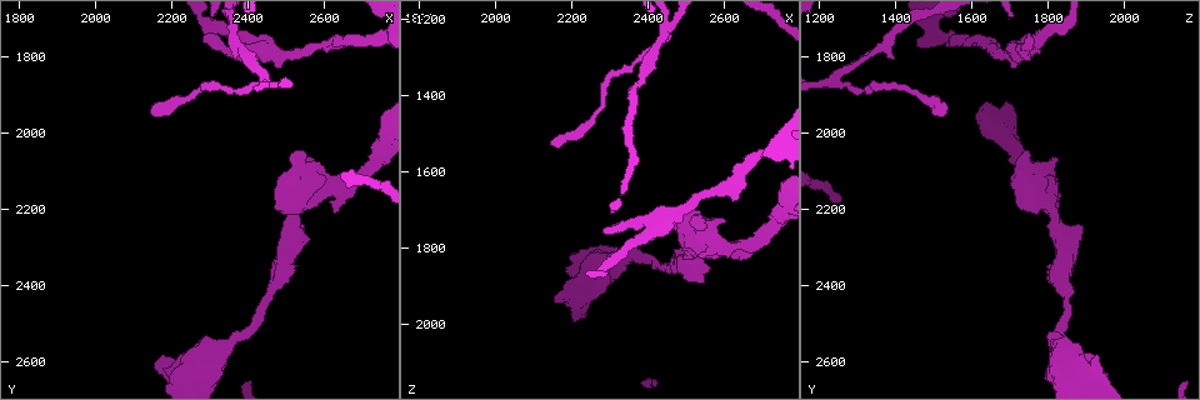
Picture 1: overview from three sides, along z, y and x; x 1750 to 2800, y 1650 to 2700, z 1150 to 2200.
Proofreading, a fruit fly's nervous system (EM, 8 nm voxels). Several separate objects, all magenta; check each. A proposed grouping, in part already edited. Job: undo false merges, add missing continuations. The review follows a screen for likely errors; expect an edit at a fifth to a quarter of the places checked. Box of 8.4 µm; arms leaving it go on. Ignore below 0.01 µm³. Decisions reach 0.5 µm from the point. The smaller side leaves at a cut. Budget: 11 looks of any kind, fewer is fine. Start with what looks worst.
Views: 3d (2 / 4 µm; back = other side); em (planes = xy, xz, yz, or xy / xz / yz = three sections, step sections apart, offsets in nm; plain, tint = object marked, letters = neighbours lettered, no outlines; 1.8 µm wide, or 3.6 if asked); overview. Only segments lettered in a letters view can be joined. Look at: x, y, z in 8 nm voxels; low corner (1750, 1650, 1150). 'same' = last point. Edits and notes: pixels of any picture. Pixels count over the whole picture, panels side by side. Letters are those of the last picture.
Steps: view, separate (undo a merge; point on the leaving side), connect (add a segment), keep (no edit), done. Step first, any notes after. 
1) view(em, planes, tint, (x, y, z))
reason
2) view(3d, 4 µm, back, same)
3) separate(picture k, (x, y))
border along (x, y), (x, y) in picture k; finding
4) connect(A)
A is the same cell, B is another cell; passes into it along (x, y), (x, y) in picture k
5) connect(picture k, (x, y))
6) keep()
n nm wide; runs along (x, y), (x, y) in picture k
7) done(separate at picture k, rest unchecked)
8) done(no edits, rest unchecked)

view(3d, 4 µm, (2285, 1745, 1755))
free end

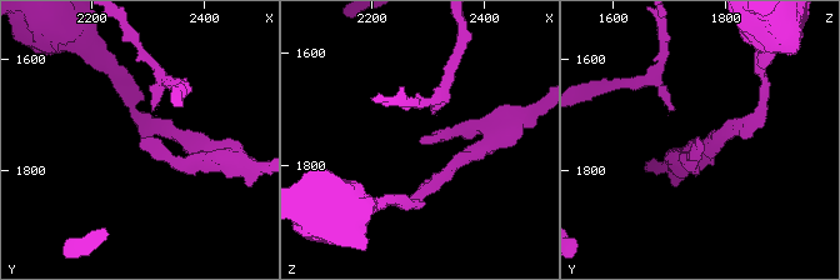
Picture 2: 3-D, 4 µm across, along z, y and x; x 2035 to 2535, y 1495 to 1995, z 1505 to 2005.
view(em, xy, step 4, tint, (2290, 1745, 1750))

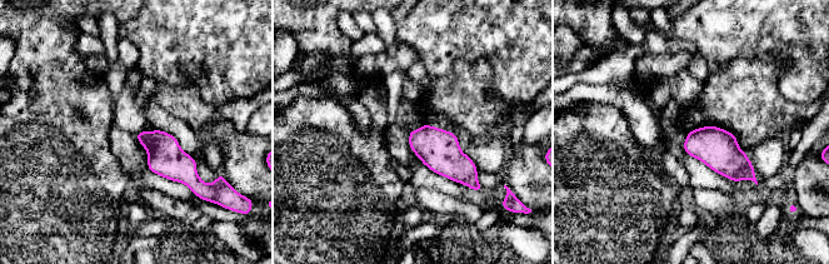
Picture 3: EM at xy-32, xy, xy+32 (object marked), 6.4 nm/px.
view(em, xy, step 4, letters, same)

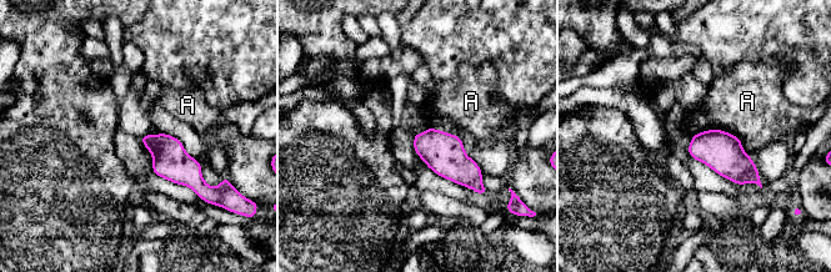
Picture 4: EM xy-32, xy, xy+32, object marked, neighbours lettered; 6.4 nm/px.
keep()
A is another cell; none of them fits

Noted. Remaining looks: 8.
view(3d, 4 µm, (2150, 1955, 1525))
free end

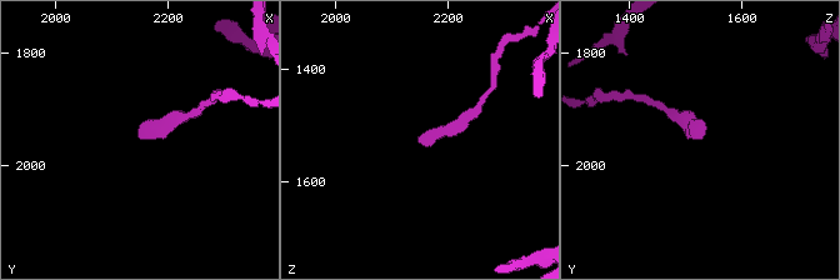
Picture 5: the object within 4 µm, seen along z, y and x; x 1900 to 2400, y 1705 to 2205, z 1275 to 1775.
view(em, 3.6 µm, xz, step 4, tint, (2155, 1955, 1530))

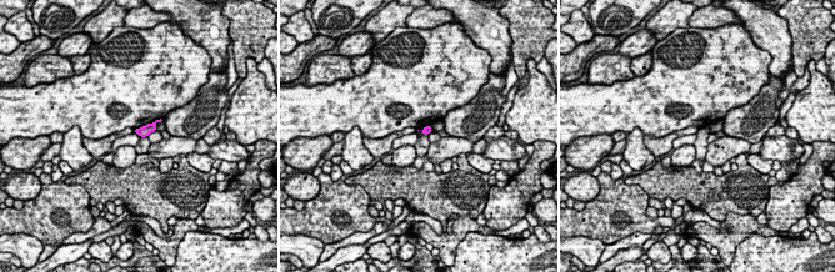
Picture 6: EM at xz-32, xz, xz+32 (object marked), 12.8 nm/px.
view(em, 3.6 µm, planes, letters, same)
another direction

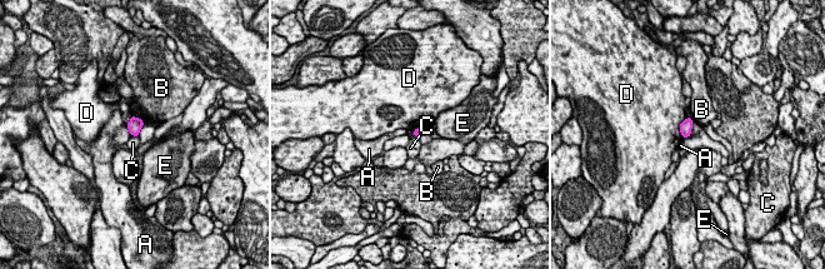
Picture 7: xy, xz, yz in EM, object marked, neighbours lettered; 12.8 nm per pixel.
keep()
D touches over 260 nm; A, B, C, D and E are other cells; border along (409, 131), (419, 137) in picture 7; no lettered segment goes on from it

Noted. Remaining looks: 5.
view(3d, 4 µm, back, (2535, 2065, 1815))
stops while still wide

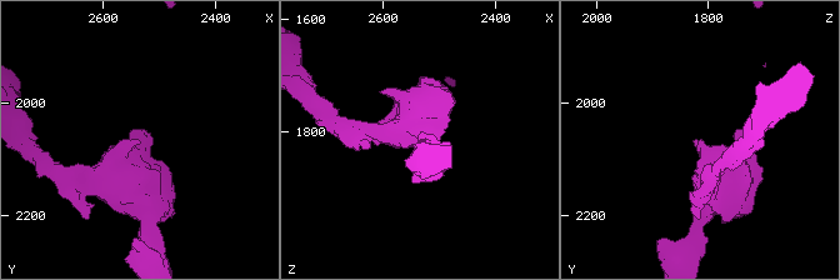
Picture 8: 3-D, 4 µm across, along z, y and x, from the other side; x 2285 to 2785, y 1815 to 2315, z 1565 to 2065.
view(em, planes, letters, (2535, 2065, 1815))
shape alone is not enough

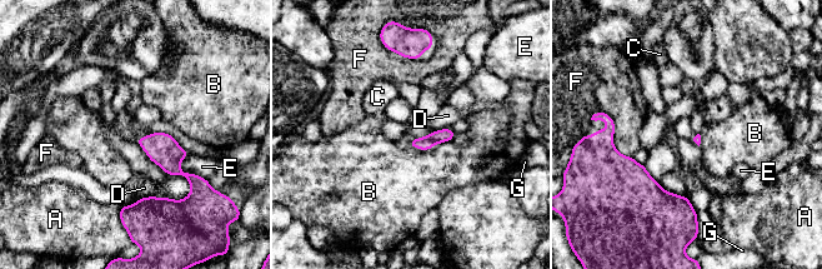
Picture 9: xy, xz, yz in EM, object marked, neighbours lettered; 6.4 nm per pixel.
keep()
A, B, C, D, E, F and G are other cells; runs along (450, 133), (426, 143), (412, 143) in picture 9; none of them fits

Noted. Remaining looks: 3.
view(3d, 4 µm, (2375, 2530, 1820))
thick turns thin

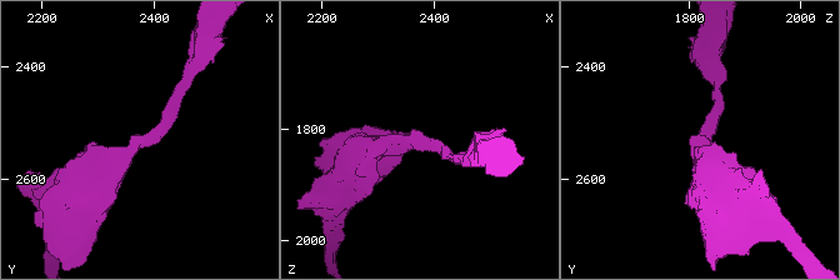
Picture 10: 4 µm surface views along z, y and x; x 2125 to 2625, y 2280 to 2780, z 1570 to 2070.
view(em, xz, step 4, tint, (2375, 2540, 1830))
shape alone is not enough

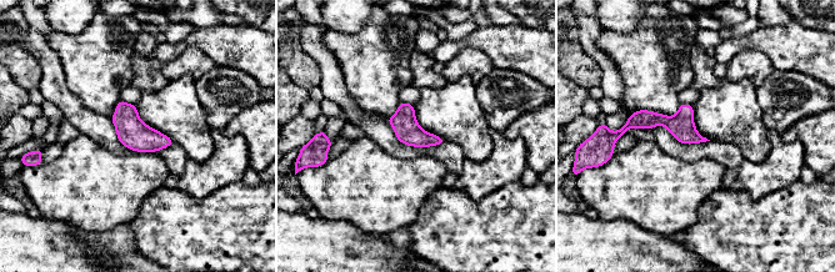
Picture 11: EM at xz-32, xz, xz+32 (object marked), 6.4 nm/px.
view(em, planes, letters, same)

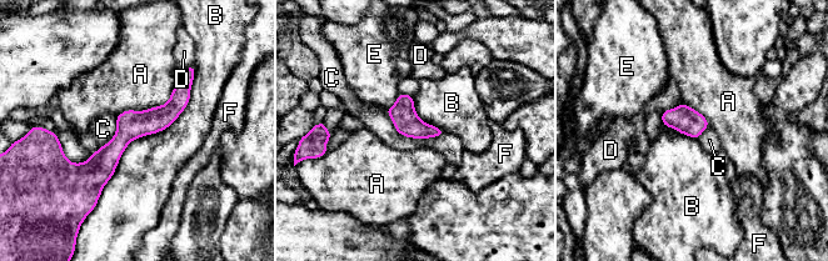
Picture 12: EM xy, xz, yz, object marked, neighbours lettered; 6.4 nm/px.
keep()
A, B, C, D, E and F are other cells; runs along (189, 79), (160, 118), (93, 169), (71, 169) in picture 12; all the same cell

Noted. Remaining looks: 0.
done(no edits, rest unchecked)

